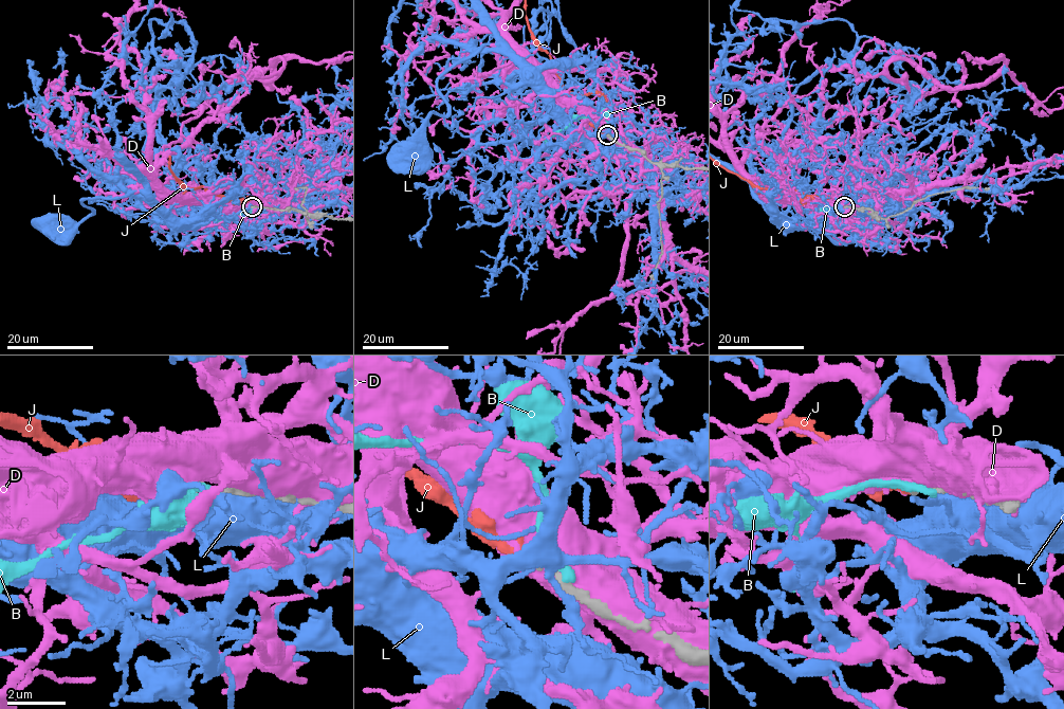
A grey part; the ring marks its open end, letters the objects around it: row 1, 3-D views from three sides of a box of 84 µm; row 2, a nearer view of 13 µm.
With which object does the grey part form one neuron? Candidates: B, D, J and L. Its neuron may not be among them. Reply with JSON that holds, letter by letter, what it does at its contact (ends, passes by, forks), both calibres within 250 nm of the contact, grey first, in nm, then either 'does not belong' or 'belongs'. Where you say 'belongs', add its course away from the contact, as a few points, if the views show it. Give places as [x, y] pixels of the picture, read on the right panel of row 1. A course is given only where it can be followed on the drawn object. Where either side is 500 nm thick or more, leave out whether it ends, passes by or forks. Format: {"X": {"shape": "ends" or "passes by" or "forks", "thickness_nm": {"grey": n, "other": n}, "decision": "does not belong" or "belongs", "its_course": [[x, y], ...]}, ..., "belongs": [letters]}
{"B": {"shape": "ends", "thickness_nm": {"grey": 360, "other": 360}, "decision": "does not belong"}, "D": {"thickness_nm": {"grey": 240, "other": 800}, "decision": "does not belong"}, "J": {"shape": "ends", "thickness_nm": {"grey": 280, "other": 320}, "decision": "belongs"}, "L": {"shape": "ends", "thickness_nm": {"grey": 280, "other": 200}, "decision": "does not belong"}, "belongs": ["J"]}

